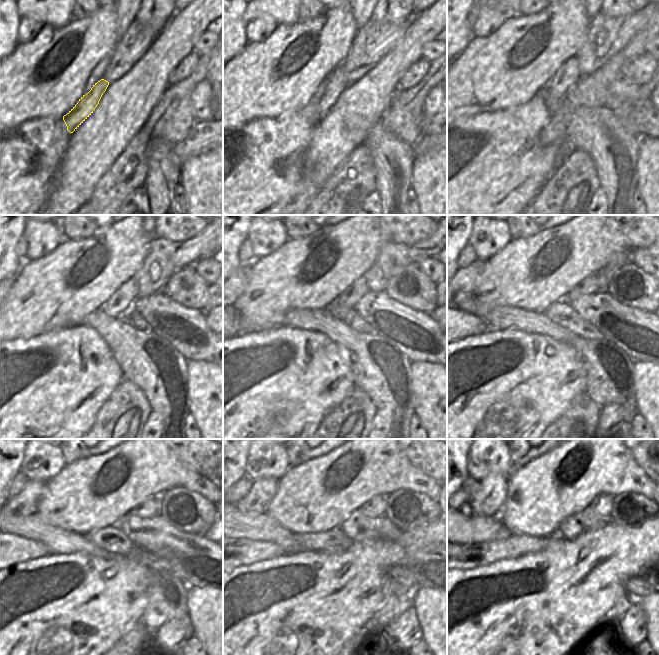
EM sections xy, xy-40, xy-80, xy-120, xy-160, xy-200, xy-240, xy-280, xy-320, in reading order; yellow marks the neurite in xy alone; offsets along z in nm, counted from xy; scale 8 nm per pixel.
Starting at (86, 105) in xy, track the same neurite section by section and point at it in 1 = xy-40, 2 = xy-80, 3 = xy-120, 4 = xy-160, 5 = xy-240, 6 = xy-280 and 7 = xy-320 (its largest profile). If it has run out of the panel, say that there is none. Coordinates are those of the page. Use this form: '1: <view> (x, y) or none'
1: xy-40 (327, 93)
2: xy-80 (566, 78)
3: xy-120 (121, 301)
4: xy-160 (349, 297)
5: xy-240 (151, 507)
6: xy-280 (375, 507)
7: xy-320 (602, 504)

